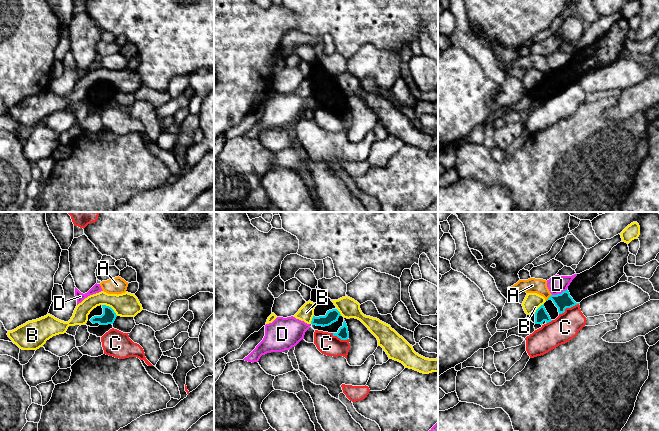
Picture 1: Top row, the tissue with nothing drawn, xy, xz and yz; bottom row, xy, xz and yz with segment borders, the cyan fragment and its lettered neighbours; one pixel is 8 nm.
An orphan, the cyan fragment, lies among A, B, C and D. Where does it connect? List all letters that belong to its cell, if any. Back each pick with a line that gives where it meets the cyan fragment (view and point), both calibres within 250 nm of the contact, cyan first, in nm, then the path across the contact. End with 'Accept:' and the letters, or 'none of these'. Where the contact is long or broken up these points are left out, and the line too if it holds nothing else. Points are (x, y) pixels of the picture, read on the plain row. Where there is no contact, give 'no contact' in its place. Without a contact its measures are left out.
Accept: none of these

